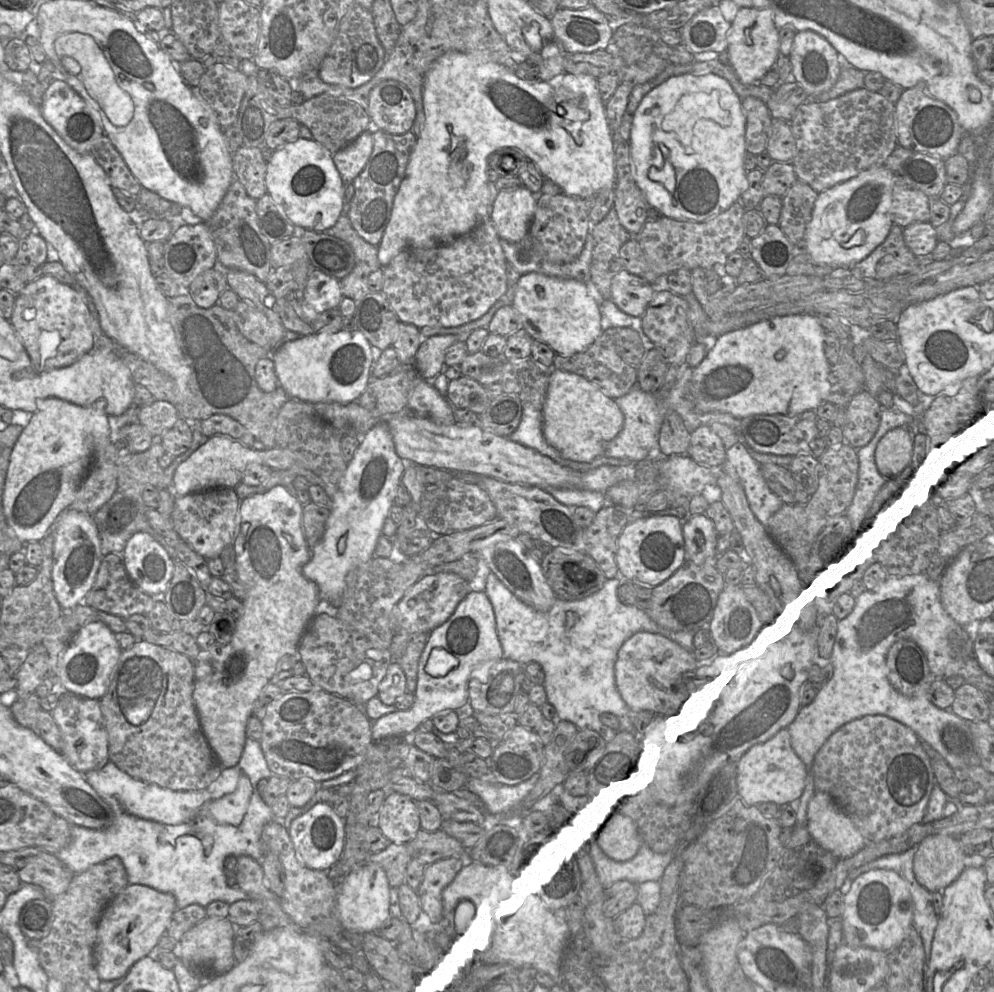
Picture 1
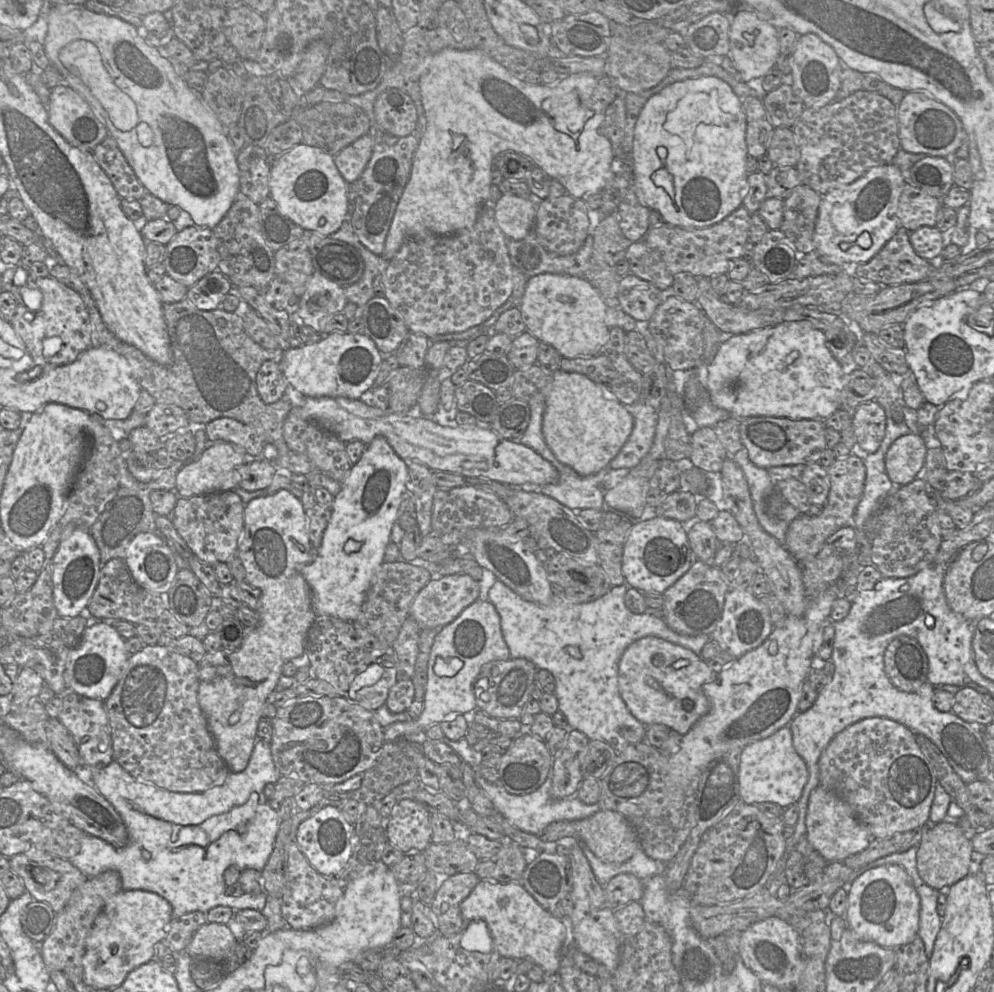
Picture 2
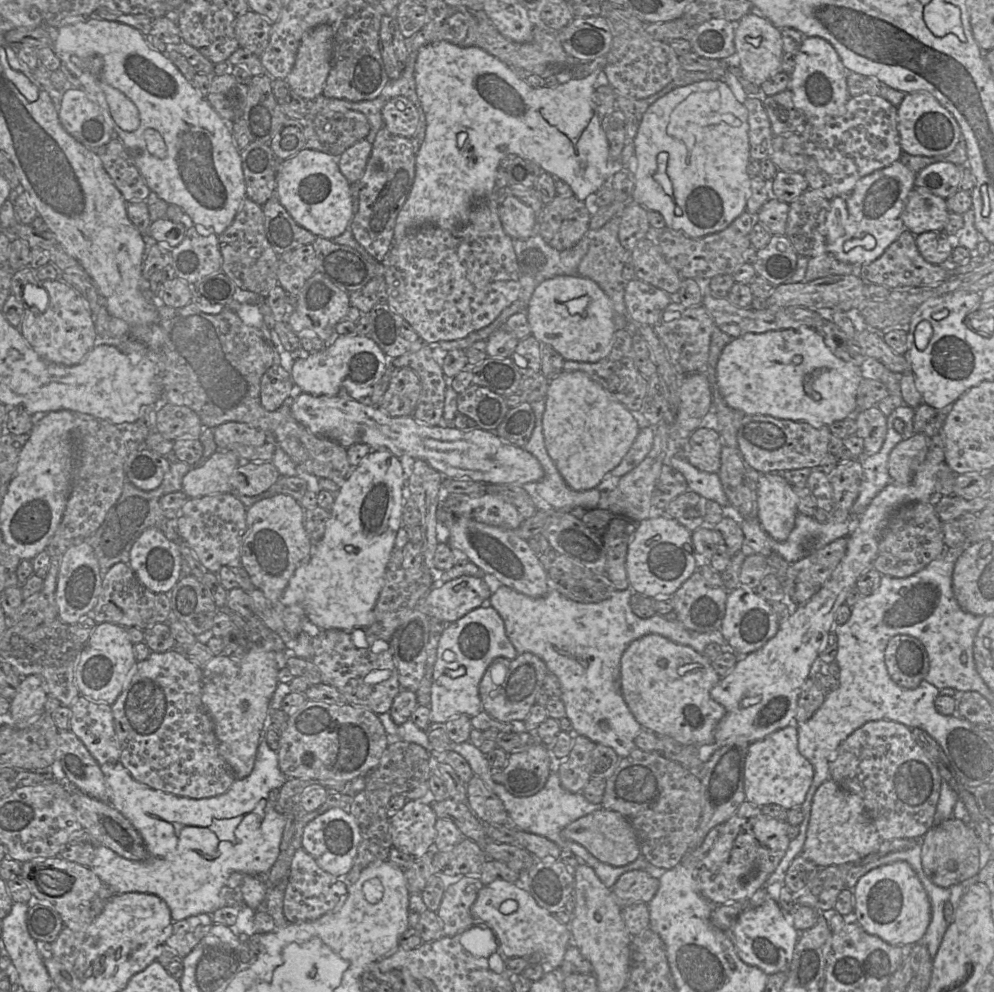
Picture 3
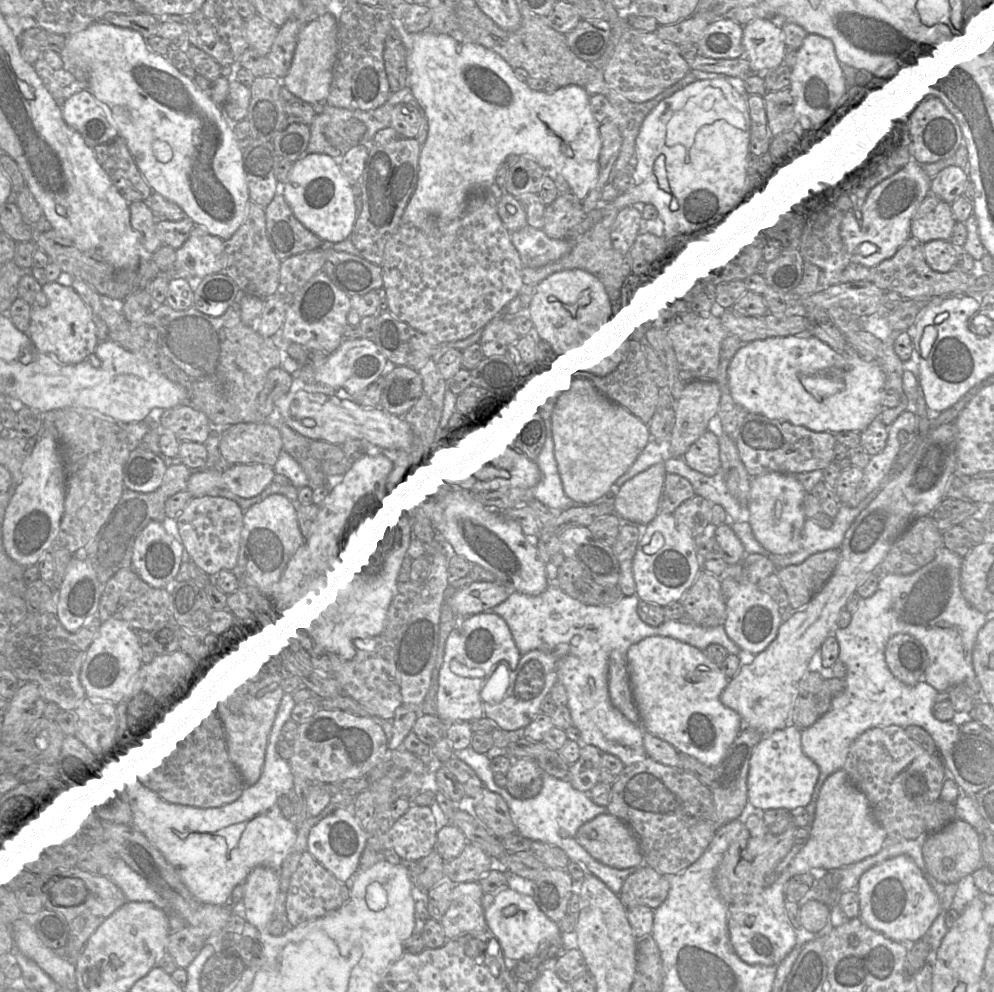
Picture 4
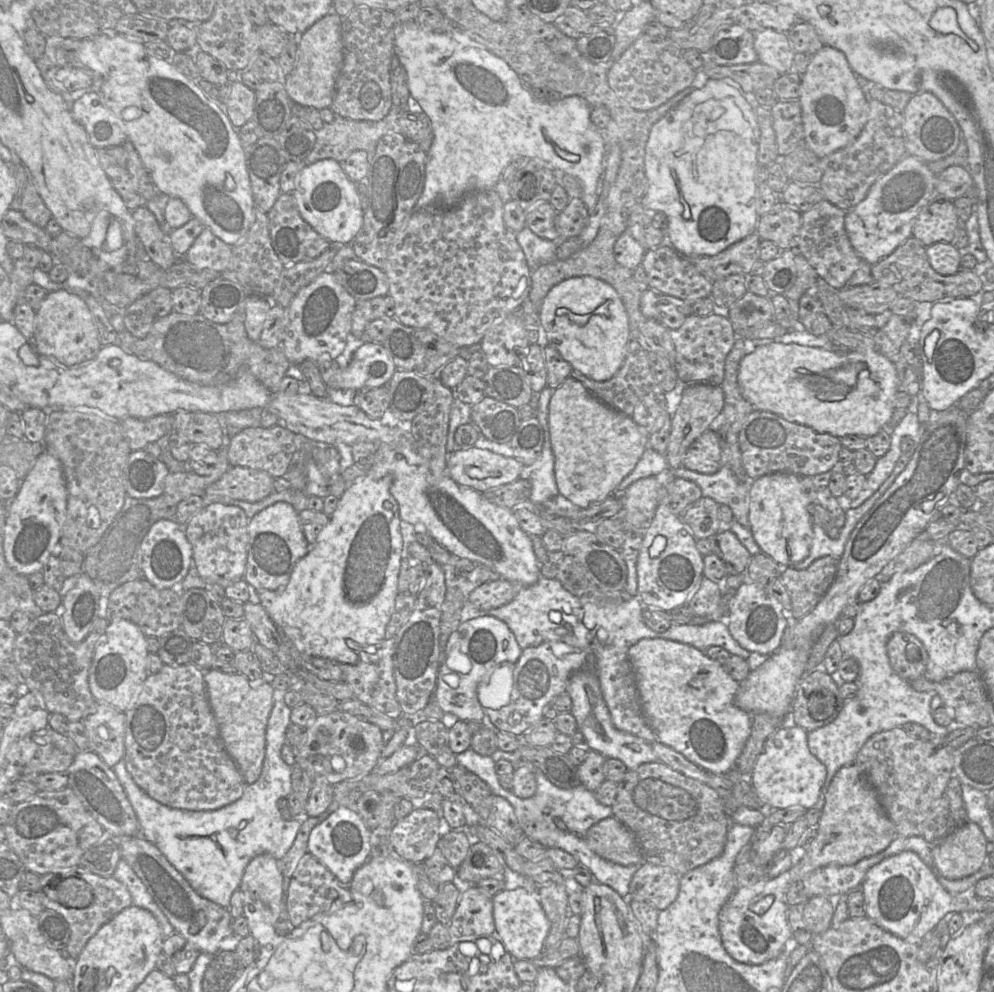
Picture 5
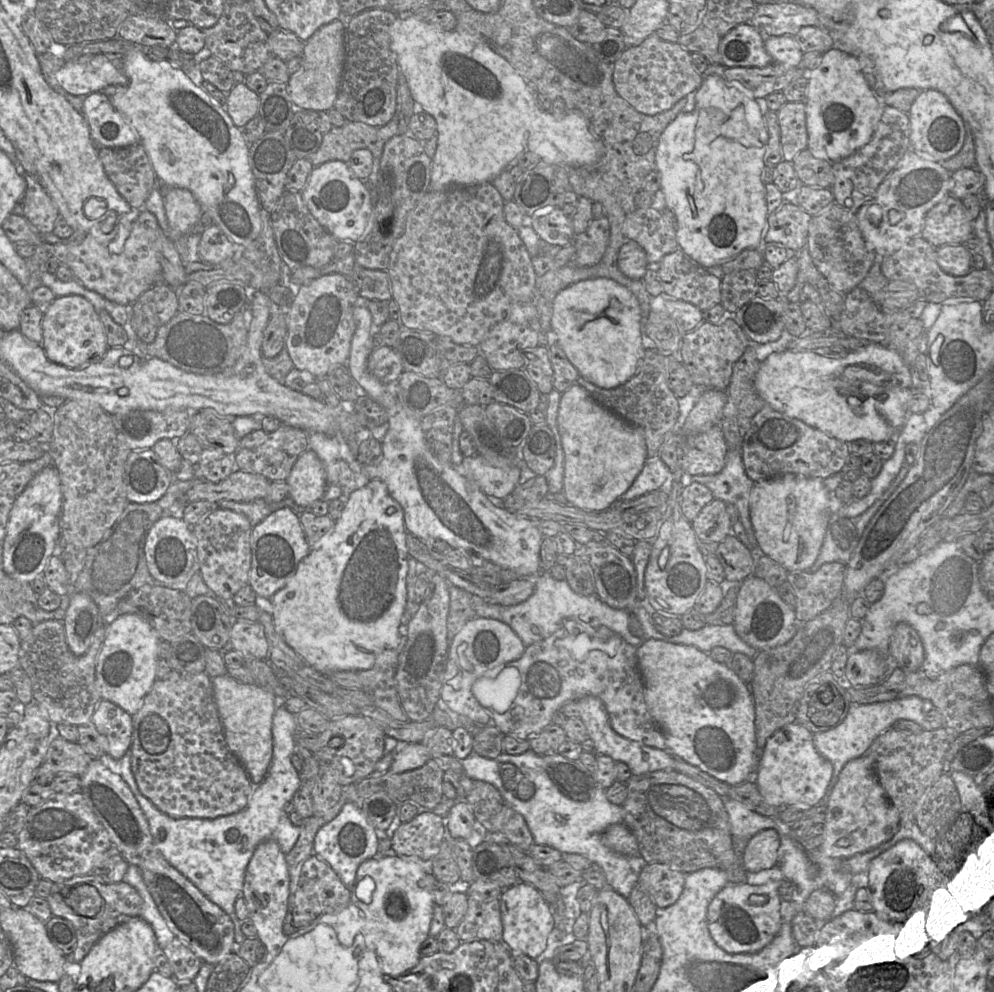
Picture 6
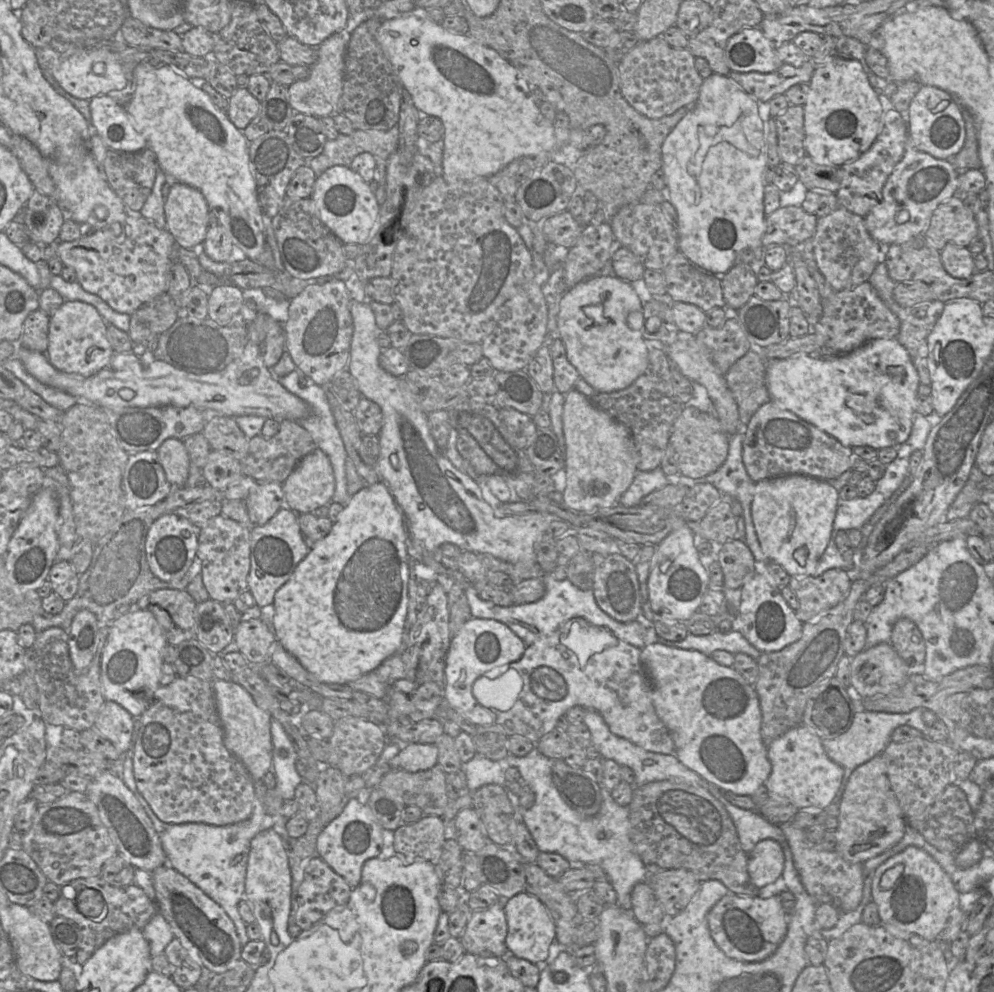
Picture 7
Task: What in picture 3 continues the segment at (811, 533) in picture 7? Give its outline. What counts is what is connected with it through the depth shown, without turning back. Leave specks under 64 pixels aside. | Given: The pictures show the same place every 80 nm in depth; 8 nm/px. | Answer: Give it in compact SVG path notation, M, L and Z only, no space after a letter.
M761 473L756 494L757 518L762 528L776 541L786 540L798 513L793 486L780 473Z

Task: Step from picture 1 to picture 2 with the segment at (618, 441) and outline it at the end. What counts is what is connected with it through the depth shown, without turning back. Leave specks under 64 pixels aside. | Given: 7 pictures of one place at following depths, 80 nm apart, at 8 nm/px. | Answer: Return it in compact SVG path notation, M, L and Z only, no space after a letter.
M642 401L624 405L634 418L633 430L619 453L607 467L631 469L649 452L655 437L658 412Z

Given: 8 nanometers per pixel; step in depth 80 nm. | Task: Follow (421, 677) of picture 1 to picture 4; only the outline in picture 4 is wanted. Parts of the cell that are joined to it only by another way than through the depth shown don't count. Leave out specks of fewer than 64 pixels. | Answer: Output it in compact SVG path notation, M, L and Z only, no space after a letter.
M482 612L457 618L456 626L447 637L438 674L437 716L444 722L469 722L484 716L480 693L490 678L487 673L497 664L506 664L514 670L520 656L506 622L497 614Z

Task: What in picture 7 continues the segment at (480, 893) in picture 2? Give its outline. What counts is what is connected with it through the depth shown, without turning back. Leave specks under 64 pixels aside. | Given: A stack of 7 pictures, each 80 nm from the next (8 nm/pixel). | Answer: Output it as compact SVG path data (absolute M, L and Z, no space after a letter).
M526 891L503 901L508 927L505 940L508 955L523 958L533 964L545 961L549 955L549 947L556 939L555 924L546 906Z

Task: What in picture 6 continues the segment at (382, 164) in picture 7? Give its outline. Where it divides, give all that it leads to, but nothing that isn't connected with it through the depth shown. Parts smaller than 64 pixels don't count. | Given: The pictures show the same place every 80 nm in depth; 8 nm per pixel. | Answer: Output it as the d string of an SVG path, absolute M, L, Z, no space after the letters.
M396 111L394 117L384 126L371 126L362 122L347 121L343 126L333 126L329 132L323 134L322 143L319 149L306 159L313 167L333 160L346 163L355 150L368 149L372 153L372 172L378 172L384 145L390 138L397 134L398 120L396 118Z

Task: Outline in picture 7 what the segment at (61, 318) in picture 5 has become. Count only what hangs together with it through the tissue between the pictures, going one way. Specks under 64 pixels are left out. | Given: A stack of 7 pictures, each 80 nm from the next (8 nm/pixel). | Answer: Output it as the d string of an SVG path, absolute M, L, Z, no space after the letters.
M65 300L49 319L48 361L65 373L85 377L96 374L109 365L114 354L107 338L107 326L108 323L94 306L82 301Z

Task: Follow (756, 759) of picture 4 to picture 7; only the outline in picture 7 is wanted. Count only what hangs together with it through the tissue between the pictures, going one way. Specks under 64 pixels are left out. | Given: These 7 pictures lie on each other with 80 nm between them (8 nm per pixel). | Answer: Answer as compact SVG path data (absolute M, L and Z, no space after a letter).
M804 725L796 726L768 747L771 773L764 786L800 809L825 809L834 799L844 775L843 768L826 754L822 739Z

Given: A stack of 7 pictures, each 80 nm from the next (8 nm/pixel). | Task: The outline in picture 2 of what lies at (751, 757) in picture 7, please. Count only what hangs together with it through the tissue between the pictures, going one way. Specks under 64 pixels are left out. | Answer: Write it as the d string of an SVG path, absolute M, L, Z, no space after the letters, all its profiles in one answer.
M654 636L631 643L618 666L620 694L631 714L644 725L663 724L682 735L709 711L702 687L711 681L714 672L701 656Z

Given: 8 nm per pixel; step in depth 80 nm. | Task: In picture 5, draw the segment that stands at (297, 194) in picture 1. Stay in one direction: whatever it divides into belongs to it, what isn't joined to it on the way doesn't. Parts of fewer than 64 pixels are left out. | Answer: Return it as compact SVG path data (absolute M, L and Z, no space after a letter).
M334 159L306 165L297 175L292 195L301 217L332 243L351 244L363 223L361 200L353 182Z

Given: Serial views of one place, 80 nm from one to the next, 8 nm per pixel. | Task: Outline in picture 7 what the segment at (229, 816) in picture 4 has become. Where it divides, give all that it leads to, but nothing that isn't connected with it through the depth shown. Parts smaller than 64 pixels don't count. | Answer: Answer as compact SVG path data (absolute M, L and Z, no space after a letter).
M274 718L271 719L271 738L273 744L272 771L276 777L276 786L273 789L268 789L262 798L257 798L255 793L253 812L247 820L225 826L205 823L164 823L138 791L133 772L133 748L130 747L126 753L121 753L121 758L115 760L121 761L123 767L122 780L151 819L161 840L167 863L223 908L232 920L242 946L250 939L247 936L247 924L239 914L238 904L242 899L245 899L245 880L251 840L258 833L273 829L282 837L288 849L294 839L291 839L287 834L287 819L282 815L282 805L286 800L294 798L296 787L303 781L295 767L298 756L293 744L282 724Z

